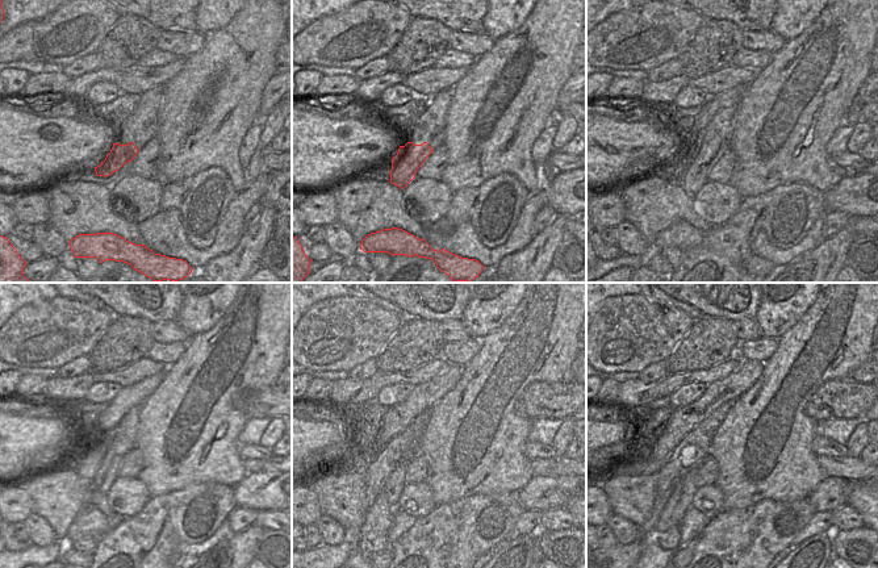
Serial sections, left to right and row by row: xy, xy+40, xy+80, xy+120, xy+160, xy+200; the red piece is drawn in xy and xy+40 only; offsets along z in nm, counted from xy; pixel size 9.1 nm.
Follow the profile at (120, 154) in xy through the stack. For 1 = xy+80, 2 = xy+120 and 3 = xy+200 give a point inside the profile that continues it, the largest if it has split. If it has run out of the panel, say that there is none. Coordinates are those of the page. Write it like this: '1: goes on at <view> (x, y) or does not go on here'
1: goes on at xy+80 (706, 157)
2: goes on at xy+120 (107, 473)
3: goes on at xy+200 (681, 497)

